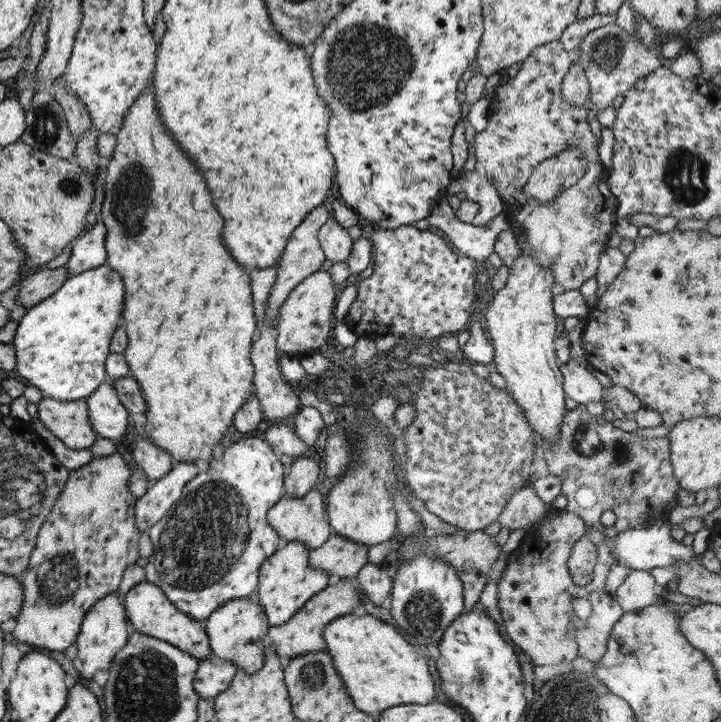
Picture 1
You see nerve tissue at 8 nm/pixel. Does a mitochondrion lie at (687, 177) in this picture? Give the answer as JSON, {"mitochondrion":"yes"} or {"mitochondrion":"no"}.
{"mitochondrion":"yes"}

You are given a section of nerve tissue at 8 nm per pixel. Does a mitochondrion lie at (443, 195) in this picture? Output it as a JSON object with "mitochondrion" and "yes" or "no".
{"mitochondrion":"no"}

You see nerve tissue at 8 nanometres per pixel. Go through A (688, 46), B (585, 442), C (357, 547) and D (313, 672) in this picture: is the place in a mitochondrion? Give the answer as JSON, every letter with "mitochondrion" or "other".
{"A":"other","B":"mitochondrion","C":"other","D":"mitochondrion"}

